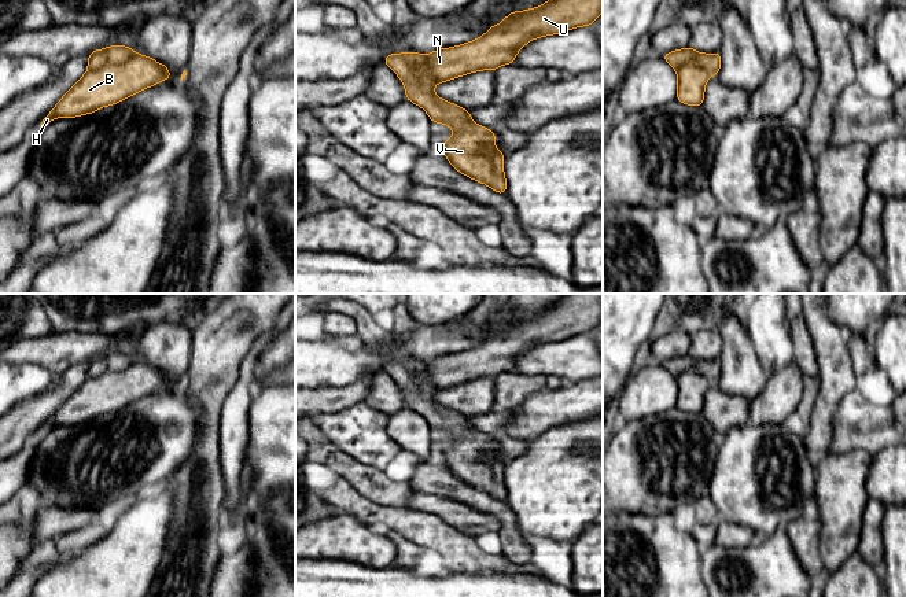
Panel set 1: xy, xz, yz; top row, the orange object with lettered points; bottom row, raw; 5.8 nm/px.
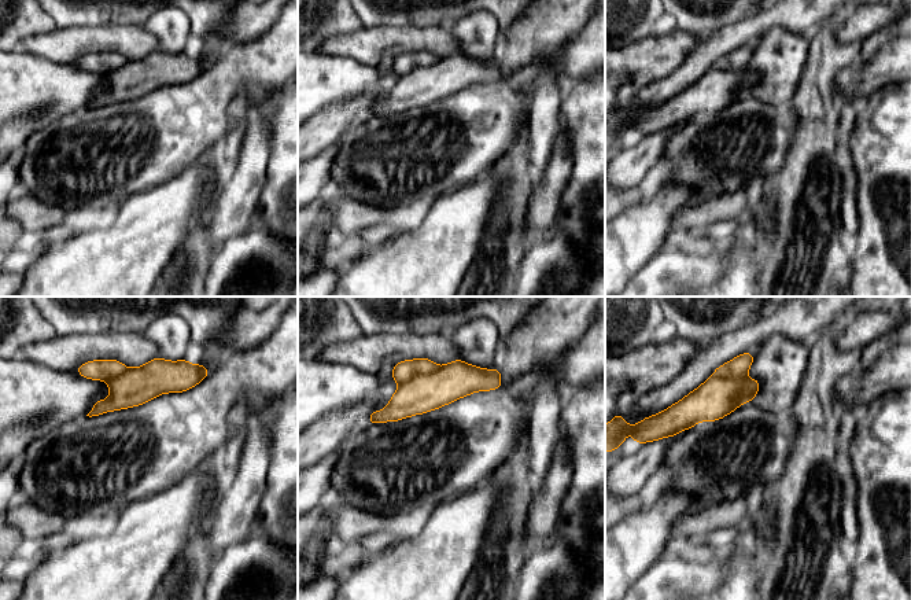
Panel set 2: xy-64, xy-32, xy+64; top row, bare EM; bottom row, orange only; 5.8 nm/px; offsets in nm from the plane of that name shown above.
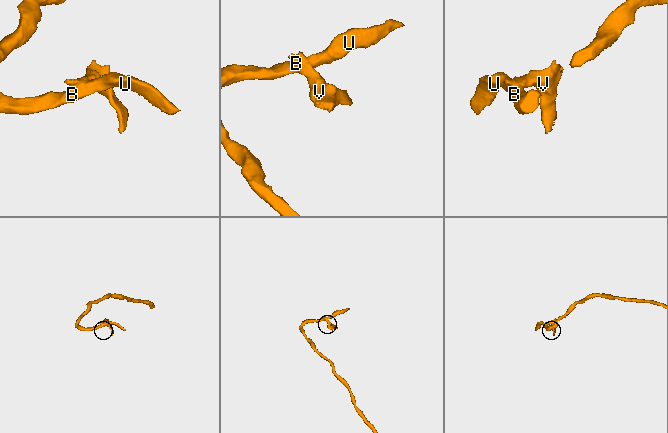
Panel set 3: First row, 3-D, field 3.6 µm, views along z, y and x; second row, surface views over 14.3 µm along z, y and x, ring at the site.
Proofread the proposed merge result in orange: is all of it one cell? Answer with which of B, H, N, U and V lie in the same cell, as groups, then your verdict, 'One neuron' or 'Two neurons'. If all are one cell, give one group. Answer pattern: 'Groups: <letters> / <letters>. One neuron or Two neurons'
Groups: B H N U / V. Two neurons

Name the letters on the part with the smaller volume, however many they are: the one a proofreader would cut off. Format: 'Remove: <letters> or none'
Remove: V

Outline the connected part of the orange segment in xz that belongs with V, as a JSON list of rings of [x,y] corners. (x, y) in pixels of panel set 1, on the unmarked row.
[[[417,360],[391,361],[384,371],[404,390],[406,408],[420,413],[431,430],[450,434],[454,443],[441,460],[450,472],[467,484],[507,501],[504,483],[505,463],[494,454],[497,443],[471,427],[469,419],[434,401],[435,387],[426,379],[426,362]]]

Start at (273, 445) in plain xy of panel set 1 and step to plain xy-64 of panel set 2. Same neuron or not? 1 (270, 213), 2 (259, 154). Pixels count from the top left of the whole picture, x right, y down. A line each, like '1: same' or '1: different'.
1: same
2: different

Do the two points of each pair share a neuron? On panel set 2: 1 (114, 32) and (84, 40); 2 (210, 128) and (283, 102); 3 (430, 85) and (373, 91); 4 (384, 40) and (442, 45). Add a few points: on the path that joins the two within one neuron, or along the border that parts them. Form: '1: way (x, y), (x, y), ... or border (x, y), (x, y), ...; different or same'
1: way (107, 39), (91, 39); same
2: border (279, 89), (266, 96), (254, 111); different
3: way (416, 88), (409, 91), (387, 91); same
4: way (398, 40), (428, 40); same

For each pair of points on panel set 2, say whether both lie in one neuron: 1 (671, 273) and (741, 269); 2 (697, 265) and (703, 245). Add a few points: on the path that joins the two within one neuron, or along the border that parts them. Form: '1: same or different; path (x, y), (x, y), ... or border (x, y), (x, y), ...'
1: different; border (725, 249), (725, 271), (714, 282)
2: different; border (672, 247), (694, 254), (710, 254), (718, 249)

